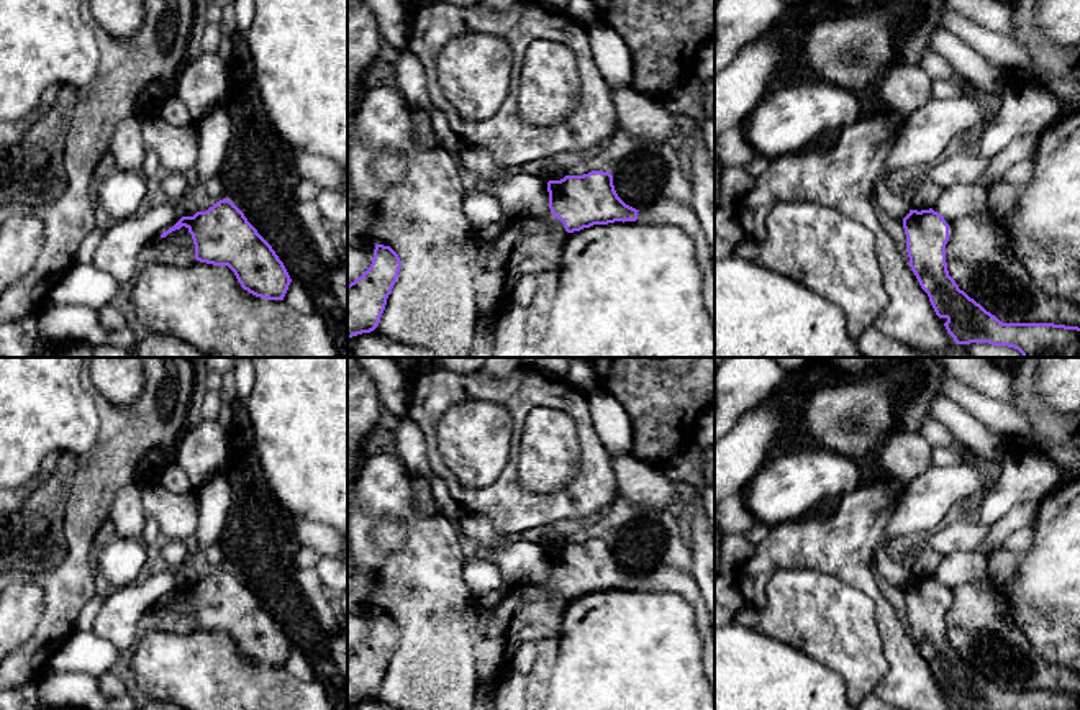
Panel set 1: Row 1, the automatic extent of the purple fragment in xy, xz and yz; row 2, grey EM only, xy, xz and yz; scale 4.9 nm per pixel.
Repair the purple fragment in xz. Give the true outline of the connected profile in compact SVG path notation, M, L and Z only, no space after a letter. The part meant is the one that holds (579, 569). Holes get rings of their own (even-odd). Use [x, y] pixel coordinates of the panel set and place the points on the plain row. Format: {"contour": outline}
{"contour": "M592 538L583 543L549 548L547 559L551 580L564 590L567 600L593 592L638 587L639 577L618 564L610 539Z"}

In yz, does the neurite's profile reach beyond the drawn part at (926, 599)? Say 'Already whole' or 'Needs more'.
Already whole

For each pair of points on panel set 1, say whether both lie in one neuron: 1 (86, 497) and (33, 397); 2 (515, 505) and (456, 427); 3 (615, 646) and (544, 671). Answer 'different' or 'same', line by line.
1: same
2: different
3: different

